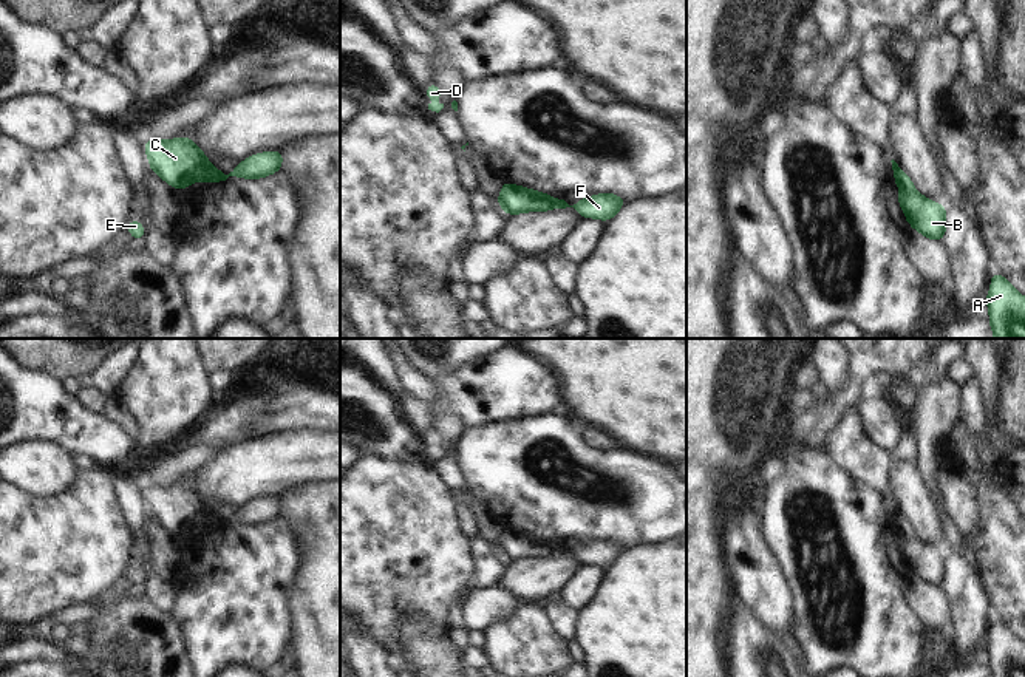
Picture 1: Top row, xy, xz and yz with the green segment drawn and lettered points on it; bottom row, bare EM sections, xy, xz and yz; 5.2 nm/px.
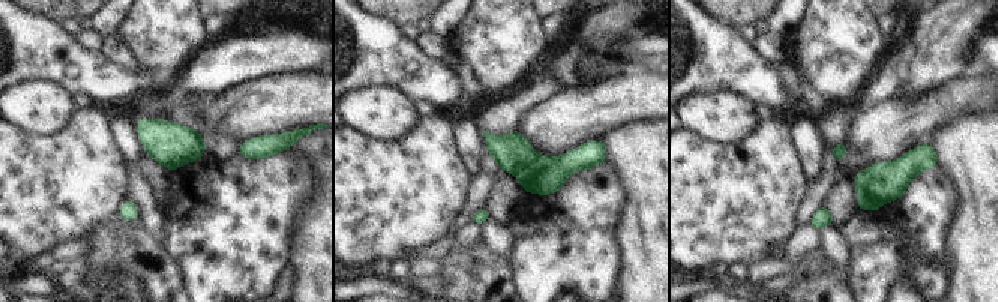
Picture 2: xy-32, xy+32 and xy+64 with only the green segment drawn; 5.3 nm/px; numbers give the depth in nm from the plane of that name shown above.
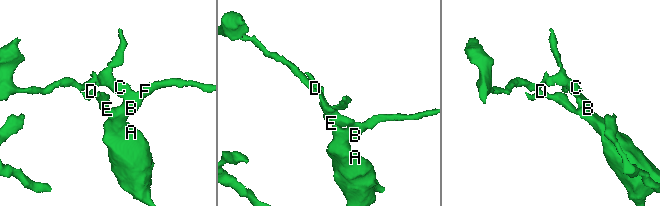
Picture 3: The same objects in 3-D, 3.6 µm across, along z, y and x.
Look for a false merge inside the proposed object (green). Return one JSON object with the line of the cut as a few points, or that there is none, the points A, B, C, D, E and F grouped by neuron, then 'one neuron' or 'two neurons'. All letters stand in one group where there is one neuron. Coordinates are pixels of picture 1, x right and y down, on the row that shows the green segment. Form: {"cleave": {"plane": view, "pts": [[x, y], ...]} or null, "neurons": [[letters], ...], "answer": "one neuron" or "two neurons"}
{"cleave": {"plane": "xy", "pts": [[211, 166], [203, 178]]}, "neurons": [["A", "B", "D", "E", "F"], ["C"]], "answer": "two neurons"}

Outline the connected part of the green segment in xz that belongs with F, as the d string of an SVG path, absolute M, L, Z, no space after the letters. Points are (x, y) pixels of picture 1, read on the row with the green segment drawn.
M600 193L591 198L581 198L574 206L569 206L564 199L557 199L552 209L574 207L583 216L583 219L598 218L608 223L625 204L625 198L618 195Z

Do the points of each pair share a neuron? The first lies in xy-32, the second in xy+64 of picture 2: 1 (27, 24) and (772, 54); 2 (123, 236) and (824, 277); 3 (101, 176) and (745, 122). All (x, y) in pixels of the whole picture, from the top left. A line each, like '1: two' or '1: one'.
1: two
2: one
3: two

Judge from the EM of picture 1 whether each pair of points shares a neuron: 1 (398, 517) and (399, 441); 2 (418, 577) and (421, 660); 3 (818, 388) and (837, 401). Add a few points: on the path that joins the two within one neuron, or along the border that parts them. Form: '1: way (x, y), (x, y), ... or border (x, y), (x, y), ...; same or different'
1: border (365, 453), (413, 458), (427, 462); different
2: border (449, 625), (408, 609), (399, 634); different
3: border (827, 387), (827, 393), (823, 398), (815, 396); different

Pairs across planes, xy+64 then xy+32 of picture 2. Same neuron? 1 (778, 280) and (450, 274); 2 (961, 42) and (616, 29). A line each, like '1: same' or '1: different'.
1: different
2: same

